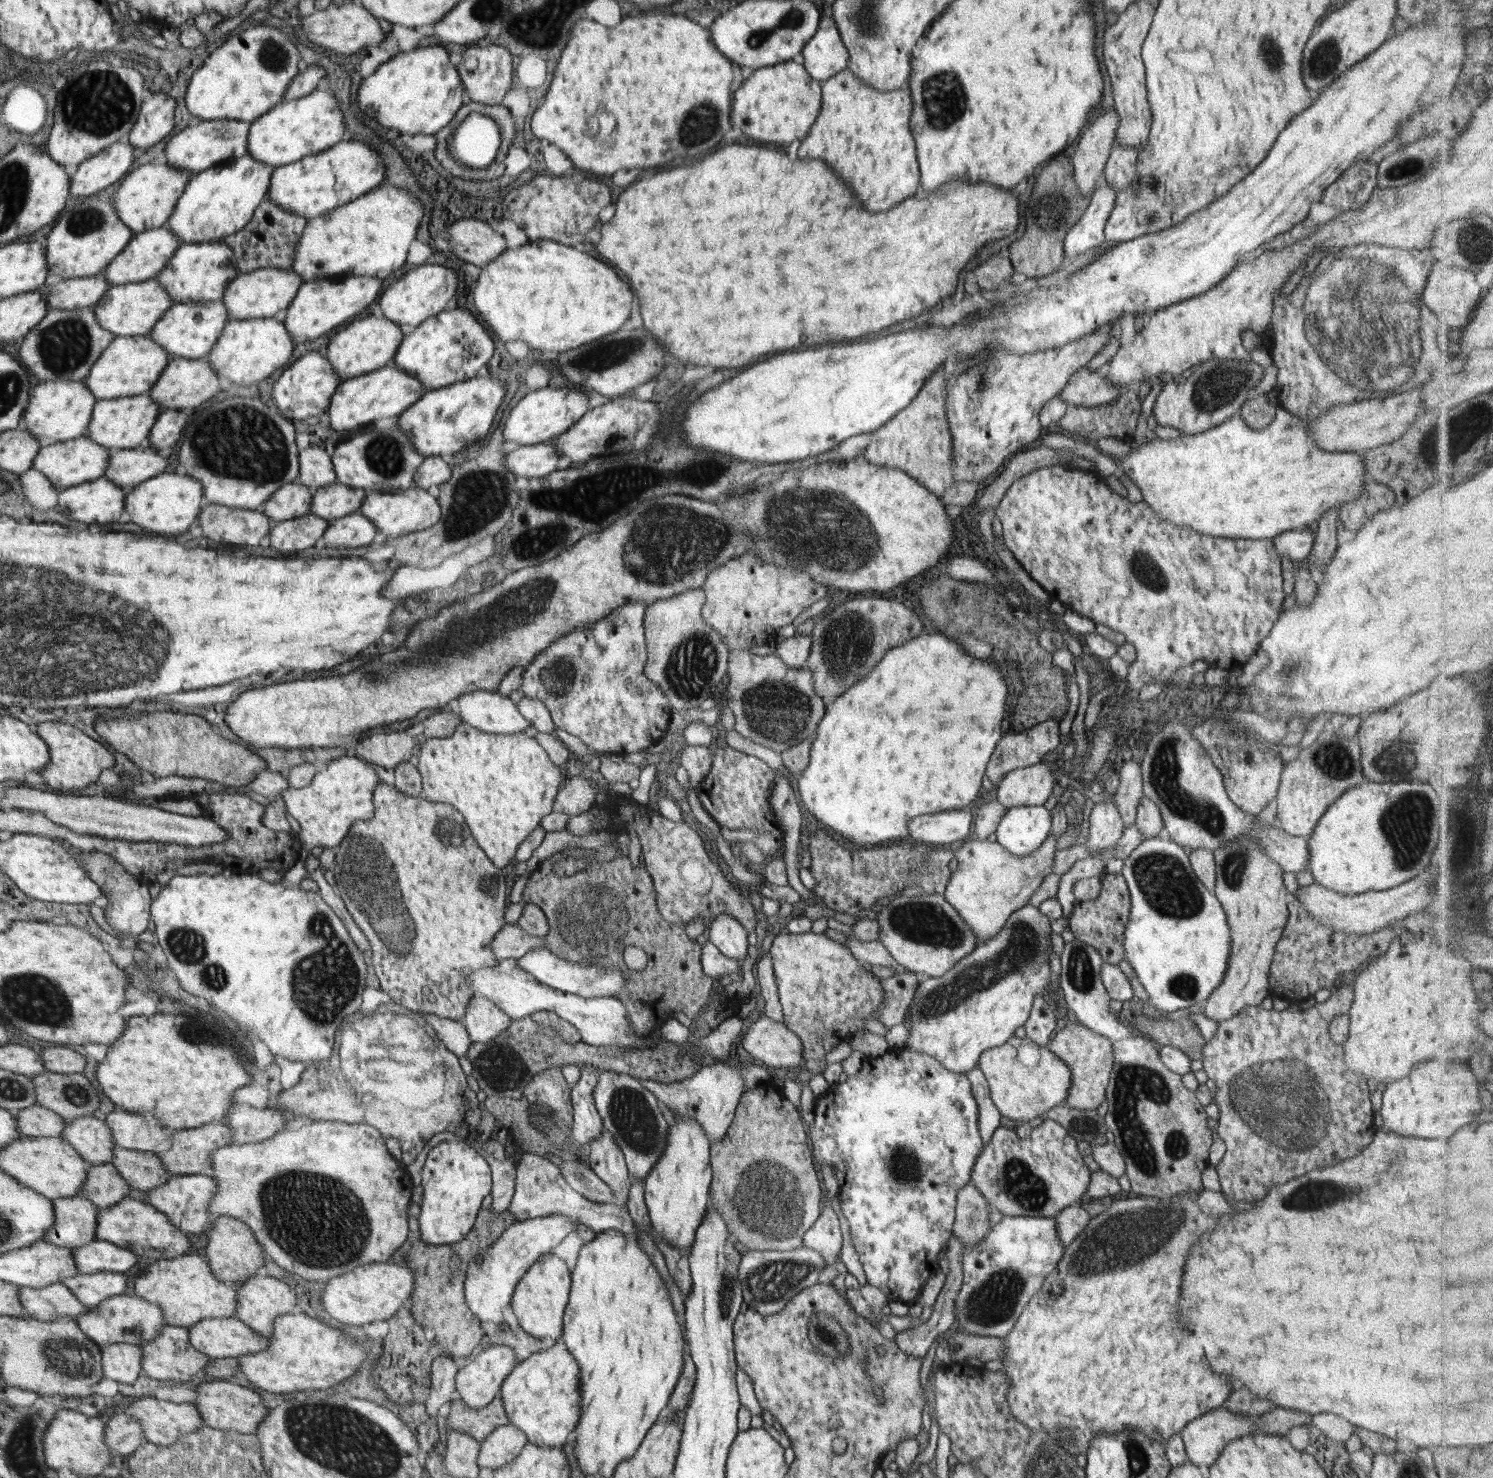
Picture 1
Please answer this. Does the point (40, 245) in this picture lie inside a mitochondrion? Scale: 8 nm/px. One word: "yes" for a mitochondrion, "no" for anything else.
no

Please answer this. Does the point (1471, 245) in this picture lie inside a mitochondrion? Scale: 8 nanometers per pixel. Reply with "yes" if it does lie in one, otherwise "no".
yes

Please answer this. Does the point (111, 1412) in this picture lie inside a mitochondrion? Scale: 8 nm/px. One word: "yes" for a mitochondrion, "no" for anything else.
no

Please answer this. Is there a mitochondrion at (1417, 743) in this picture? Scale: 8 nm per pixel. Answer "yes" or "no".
yes

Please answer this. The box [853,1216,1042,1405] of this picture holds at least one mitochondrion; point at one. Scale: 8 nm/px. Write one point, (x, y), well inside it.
(994, 1302)

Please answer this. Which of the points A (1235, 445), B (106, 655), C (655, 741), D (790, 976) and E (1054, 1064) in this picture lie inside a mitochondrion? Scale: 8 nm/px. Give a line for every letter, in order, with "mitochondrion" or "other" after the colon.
A: other
B: mitochondrion
C: other
D: other
E: other

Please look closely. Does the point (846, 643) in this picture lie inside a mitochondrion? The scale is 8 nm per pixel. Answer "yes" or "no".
yes

